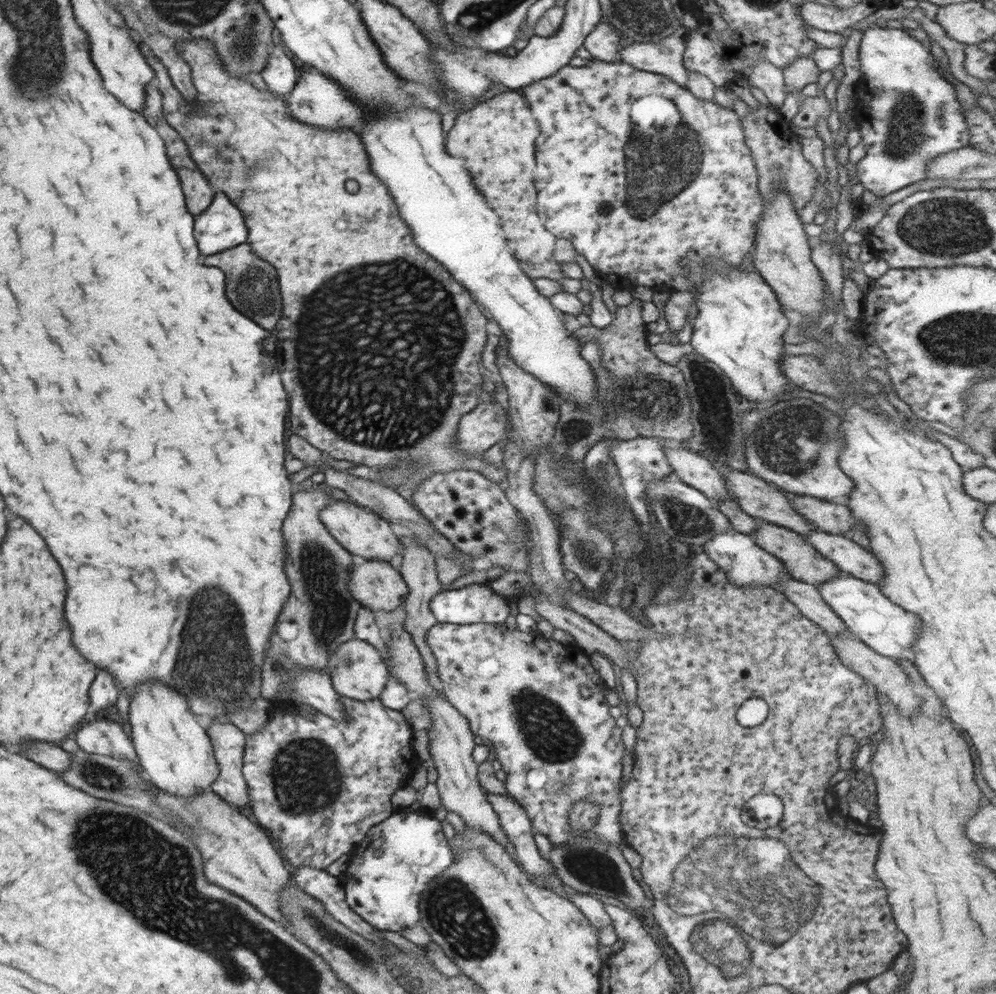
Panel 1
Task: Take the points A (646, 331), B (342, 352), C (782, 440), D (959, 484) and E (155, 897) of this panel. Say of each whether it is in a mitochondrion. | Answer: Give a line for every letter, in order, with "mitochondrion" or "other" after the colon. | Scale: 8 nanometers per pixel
A: other
B: mitochondrion
C: mitochondrion
D: other
E: mitochondrion

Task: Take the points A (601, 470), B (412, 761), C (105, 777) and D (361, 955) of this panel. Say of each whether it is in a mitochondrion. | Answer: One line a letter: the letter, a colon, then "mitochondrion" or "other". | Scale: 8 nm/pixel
A: mitochondrion
B: other
C: mitochondrion
D: mitochondrion

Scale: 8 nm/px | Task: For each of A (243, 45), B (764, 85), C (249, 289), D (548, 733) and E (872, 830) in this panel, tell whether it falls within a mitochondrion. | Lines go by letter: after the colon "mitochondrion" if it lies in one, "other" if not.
A: mitochondrion
B: other
C: mitochondrion
D: mitochondrion
E: other

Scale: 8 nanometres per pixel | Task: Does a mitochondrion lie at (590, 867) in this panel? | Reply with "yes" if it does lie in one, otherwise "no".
yes

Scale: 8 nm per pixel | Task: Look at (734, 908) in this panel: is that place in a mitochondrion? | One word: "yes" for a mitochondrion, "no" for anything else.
yes

